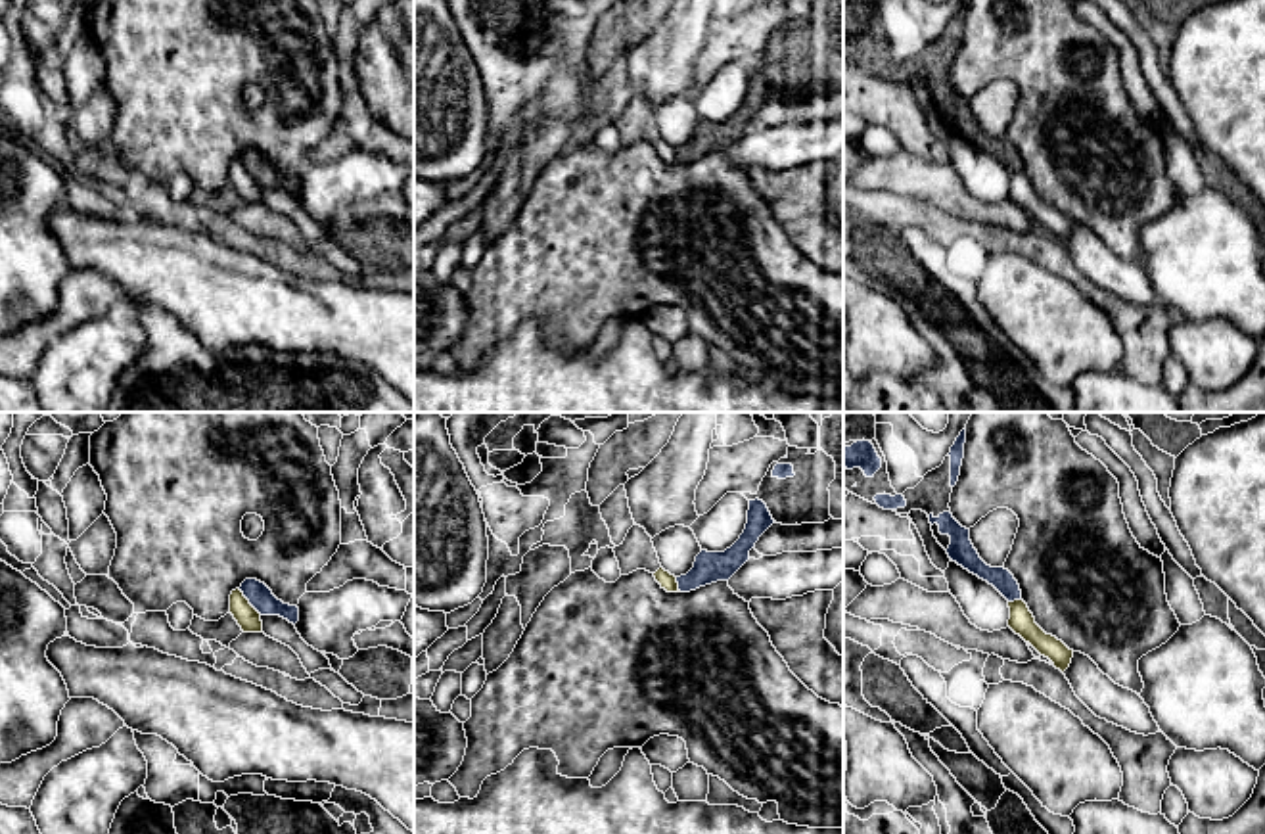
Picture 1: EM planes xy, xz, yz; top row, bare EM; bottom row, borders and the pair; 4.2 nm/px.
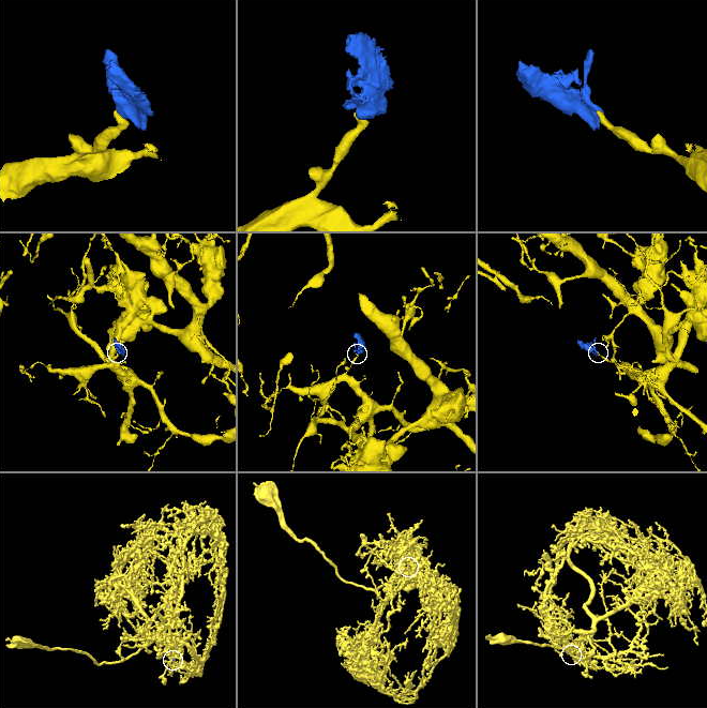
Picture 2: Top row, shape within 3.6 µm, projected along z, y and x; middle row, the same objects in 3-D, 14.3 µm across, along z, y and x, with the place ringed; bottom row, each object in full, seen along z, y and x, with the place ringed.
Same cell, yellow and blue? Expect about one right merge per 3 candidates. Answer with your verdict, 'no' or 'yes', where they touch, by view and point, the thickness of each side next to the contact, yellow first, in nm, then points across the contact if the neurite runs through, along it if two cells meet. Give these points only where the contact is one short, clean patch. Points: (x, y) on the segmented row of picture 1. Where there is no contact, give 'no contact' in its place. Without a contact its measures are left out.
no | xy (248, 602) | 100/100 nm | along xy (238, 589), (261, 614)

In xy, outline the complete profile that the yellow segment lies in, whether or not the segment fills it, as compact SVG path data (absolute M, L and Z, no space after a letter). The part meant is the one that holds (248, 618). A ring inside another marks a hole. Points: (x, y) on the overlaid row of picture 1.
M240 589L230 594L230 614L243 633L263 633L261 614L249 604Z

